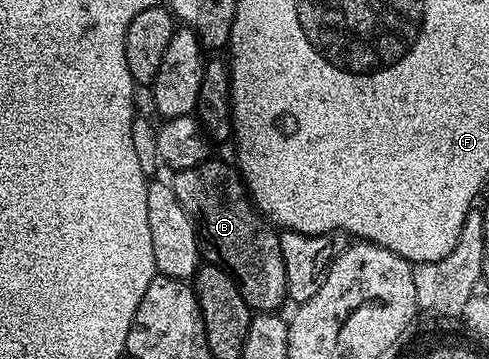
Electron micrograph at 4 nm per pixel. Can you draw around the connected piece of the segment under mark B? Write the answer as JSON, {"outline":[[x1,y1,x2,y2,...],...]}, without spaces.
{"outline":[[209,158,198,166,179,169,170,183,178,202,182,202,182,210,196,223,201,257,234,278,238,294,246,298,253,313,275,313,288,295,280,237,277,229,256,211,239,171,229,164]]}

